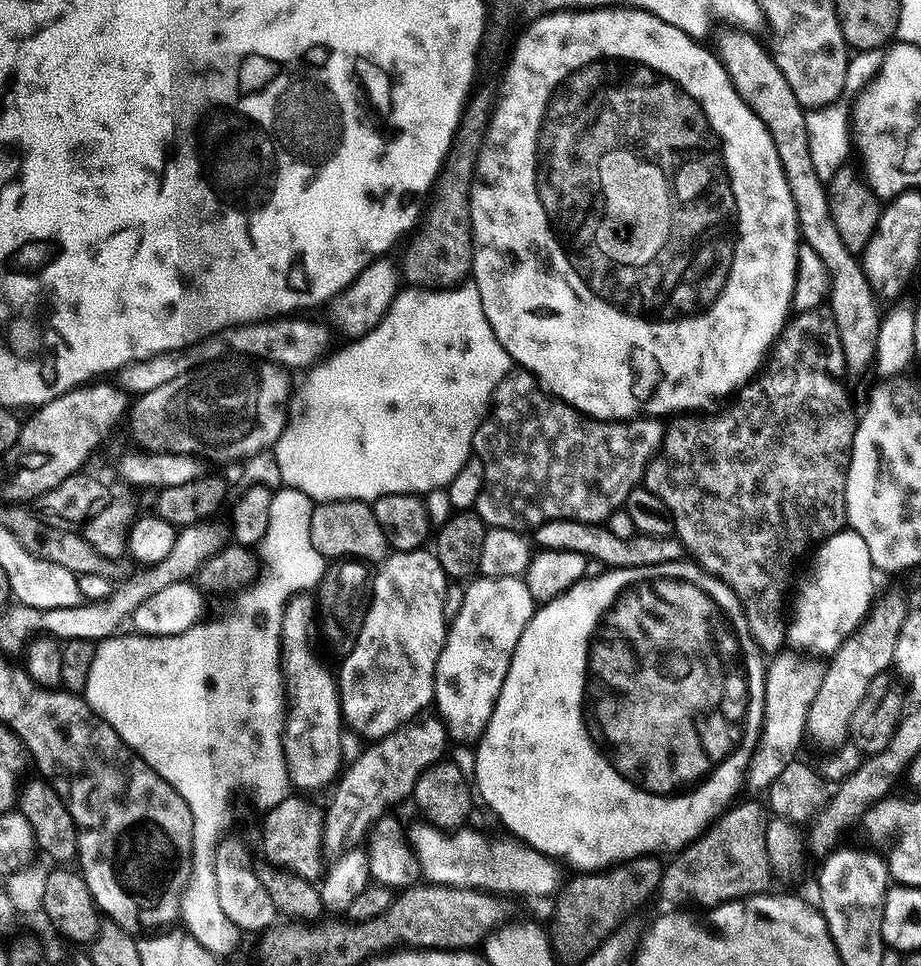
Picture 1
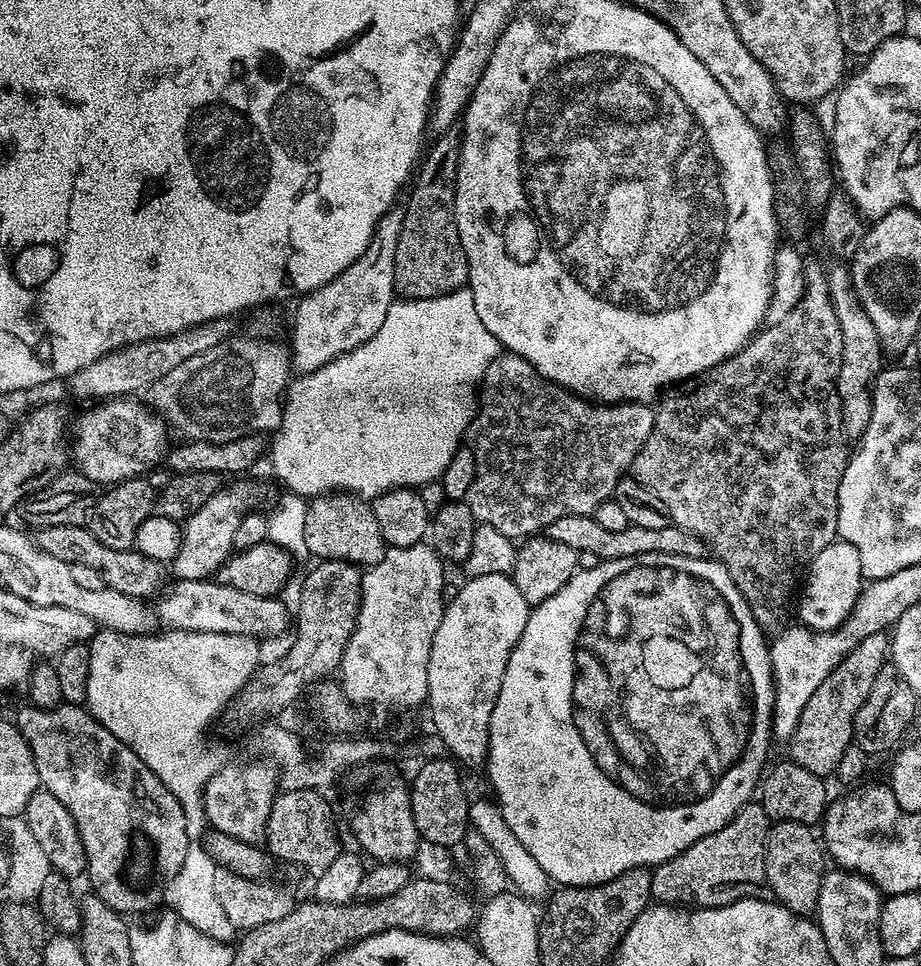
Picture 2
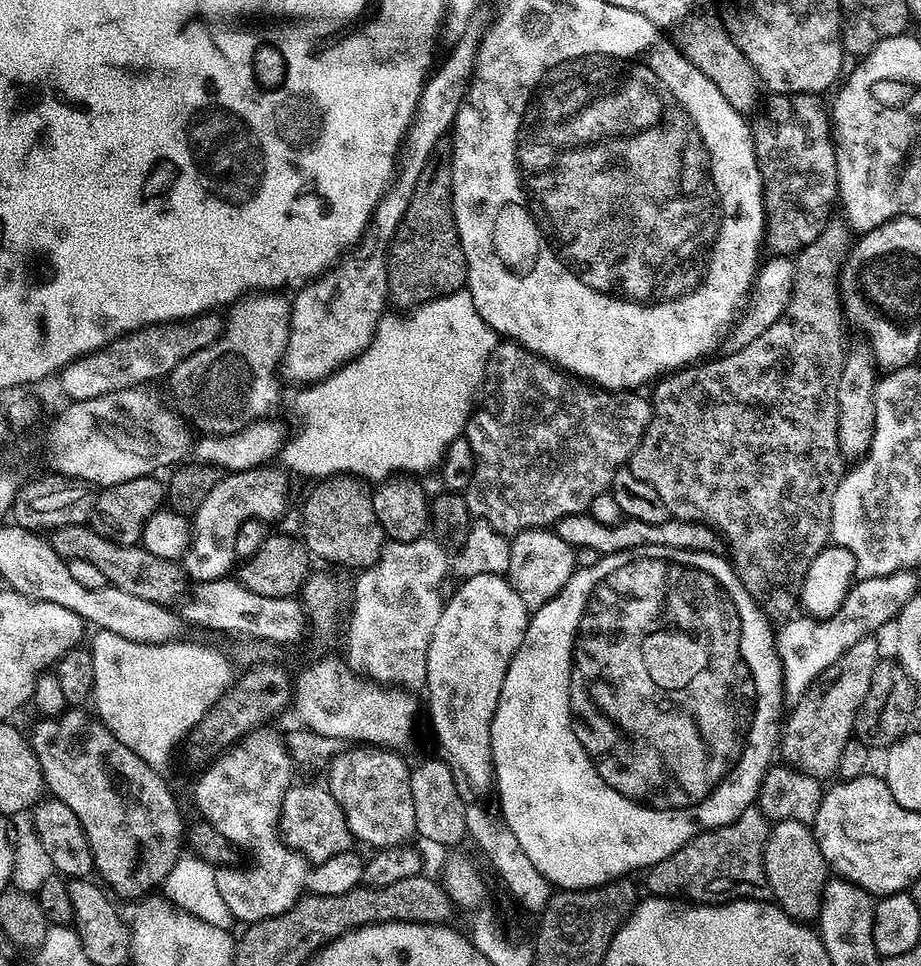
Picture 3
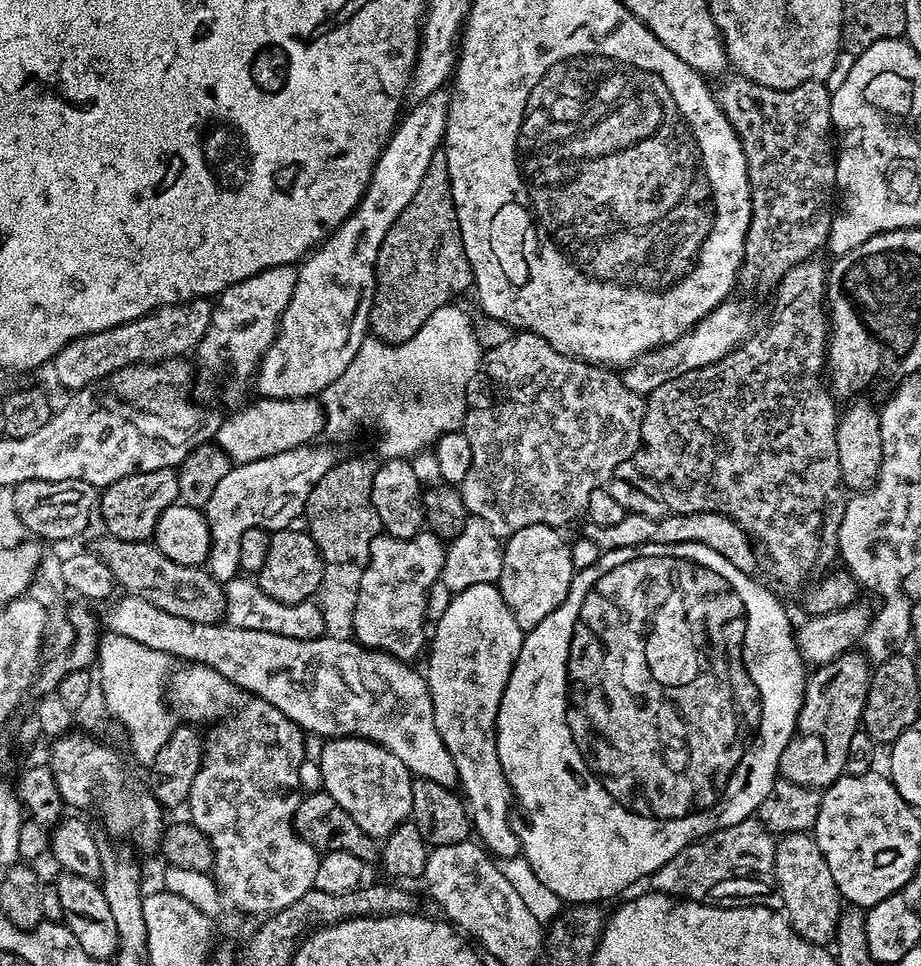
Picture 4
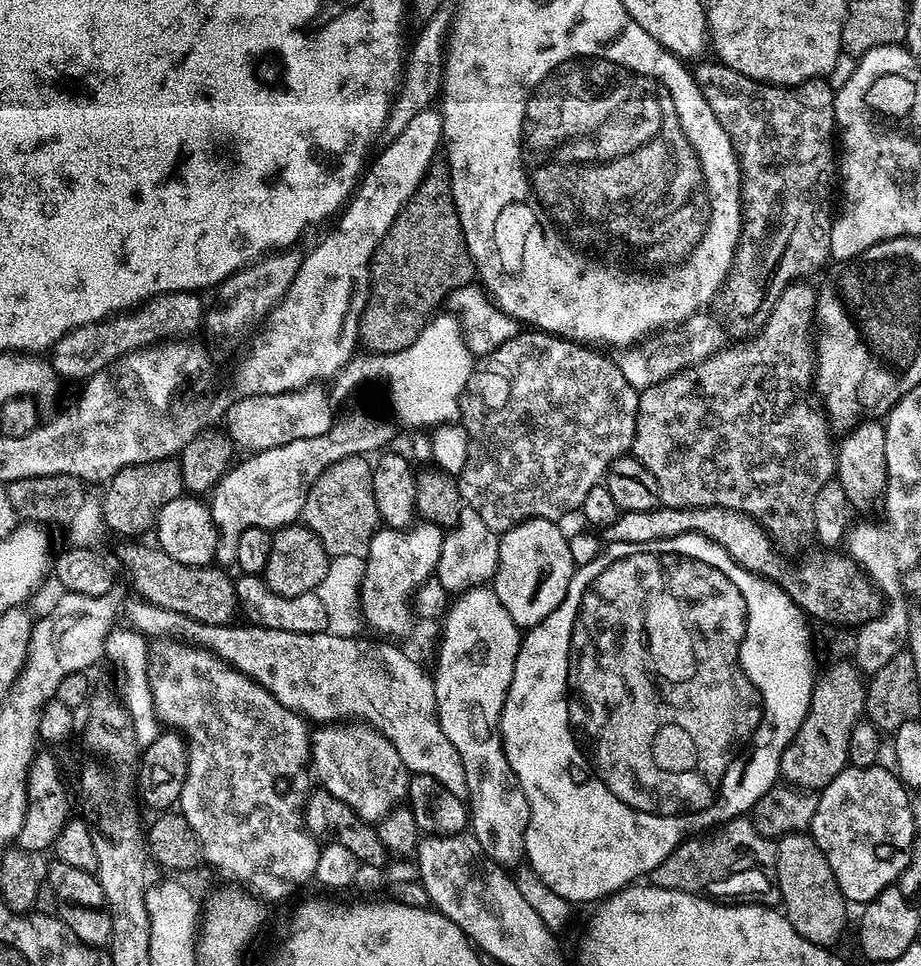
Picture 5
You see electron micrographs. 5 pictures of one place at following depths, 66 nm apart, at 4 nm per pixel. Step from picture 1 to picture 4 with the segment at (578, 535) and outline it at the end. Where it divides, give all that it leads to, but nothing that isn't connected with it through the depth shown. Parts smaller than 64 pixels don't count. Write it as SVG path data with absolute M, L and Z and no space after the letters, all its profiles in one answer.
M629 512L622 518L622 522L617 522L615 526L594 526L590 523L585 523L583 525L584 530L582 530L582 536L586 539L593 540L600 547L601 550L607 550L610 548L637 548L638 546L646 546L647 544L681 544L682 542L694 542L695 544L701 544L702 546L710 546L710 550L718 550L718 554L722 554L722 558L726 562L730 562L730 566L732 569L737 568L738 570L742 570L743 572L752 574L755 573L756 568L756 552L758 556L758 548L755 543L750 539L747 532L744 531L744 528L741 524L736 524L731 516L727 516L726 514L718 514L717 512L695 512L694 514L678 514L677 512L673 512L667 516L663 516L662 518L646 518L646 514L634 514L633 512Z

